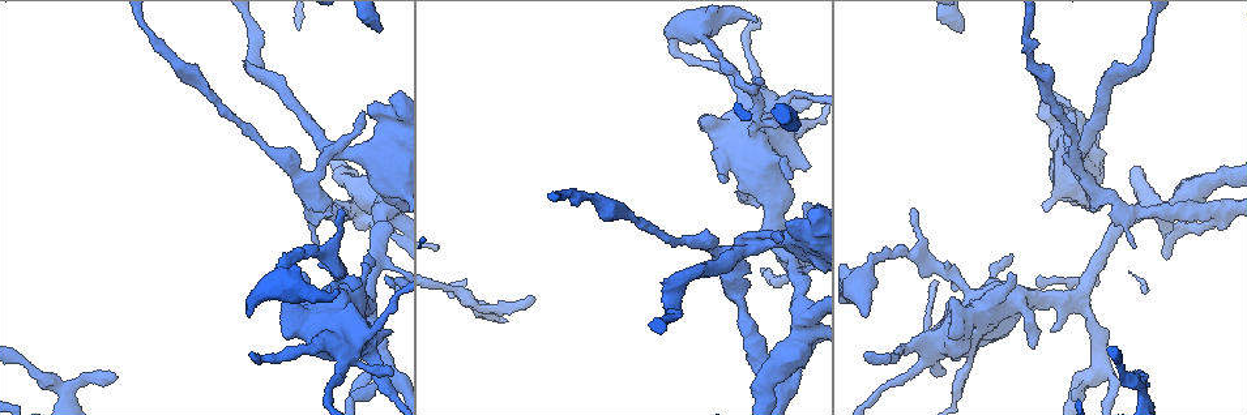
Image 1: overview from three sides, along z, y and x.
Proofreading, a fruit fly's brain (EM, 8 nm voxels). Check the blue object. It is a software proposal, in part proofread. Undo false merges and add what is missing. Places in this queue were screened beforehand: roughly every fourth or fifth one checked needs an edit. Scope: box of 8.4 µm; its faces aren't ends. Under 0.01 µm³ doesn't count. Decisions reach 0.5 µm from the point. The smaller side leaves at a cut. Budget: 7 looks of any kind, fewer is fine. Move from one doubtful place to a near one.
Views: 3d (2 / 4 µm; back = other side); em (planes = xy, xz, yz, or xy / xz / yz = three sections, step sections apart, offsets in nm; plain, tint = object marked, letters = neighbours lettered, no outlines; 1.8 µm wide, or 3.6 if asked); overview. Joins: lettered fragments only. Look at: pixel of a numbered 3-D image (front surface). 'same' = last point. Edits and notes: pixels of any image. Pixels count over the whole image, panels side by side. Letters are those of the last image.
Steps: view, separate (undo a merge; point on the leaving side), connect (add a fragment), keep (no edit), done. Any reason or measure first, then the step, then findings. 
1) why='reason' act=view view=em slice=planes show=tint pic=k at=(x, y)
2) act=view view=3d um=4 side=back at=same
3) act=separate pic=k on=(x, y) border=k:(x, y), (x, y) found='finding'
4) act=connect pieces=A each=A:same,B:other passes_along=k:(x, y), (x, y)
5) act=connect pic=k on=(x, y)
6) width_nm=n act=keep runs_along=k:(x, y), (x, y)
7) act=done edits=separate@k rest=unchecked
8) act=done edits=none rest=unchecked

act=view view=3d um=2 pic=1 at=(860, 315)

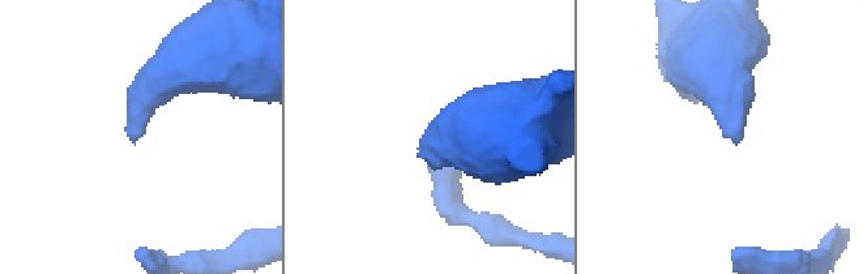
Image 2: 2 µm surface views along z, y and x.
act=view view=em slice=planes show=letters pic=2 at=(134, 142)

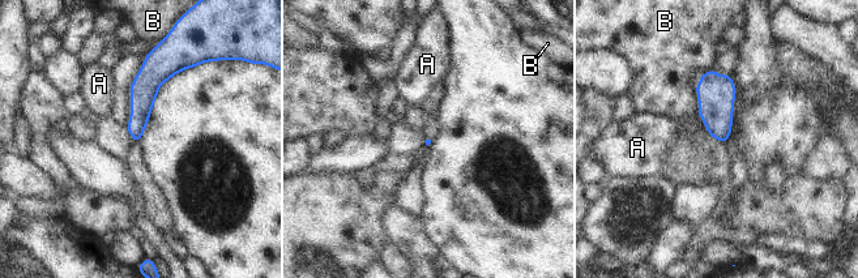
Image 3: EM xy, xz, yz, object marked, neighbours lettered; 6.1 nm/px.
act=keep each=A:other,B:other border=3:(713, 67), (696, 85), (696, 114) found='no lettered fragment goes on from it'

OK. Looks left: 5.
why='stops while still wide' act=view view=em slice=planes show=plain pic=1 at=(807, 161)

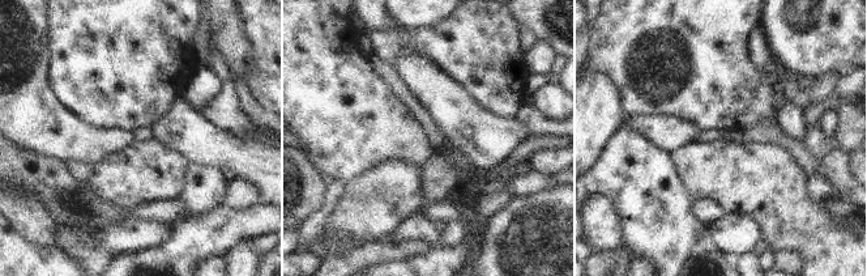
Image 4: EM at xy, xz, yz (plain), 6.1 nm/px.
act=view view=em slice=planes show=letters at=same

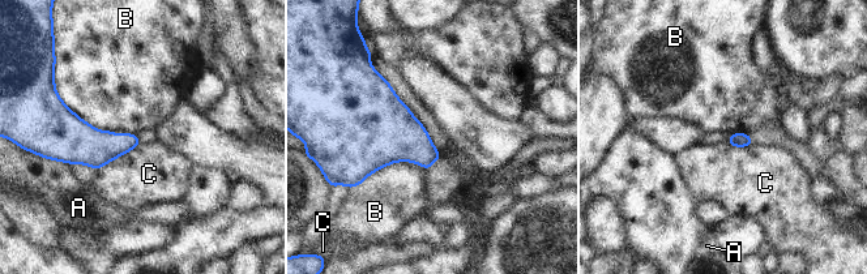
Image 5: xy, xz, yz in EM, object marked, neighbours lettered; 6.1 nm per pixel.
longest_contact=B:550nm act=keep each=A:other,B:other,C:other found='no lettered fragment goes on from it'

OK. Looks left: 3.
why='four arms meet' act=view view=em slice=planes show=letters pic=1 at=(748, 247)

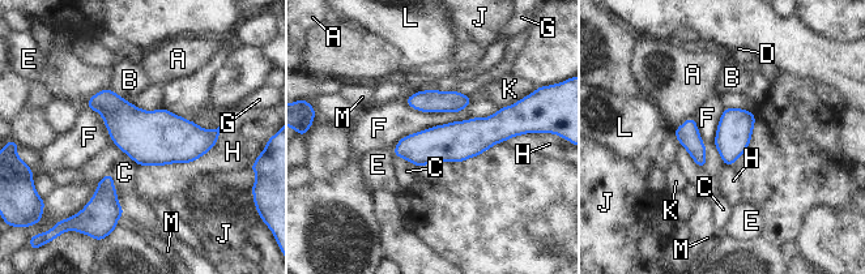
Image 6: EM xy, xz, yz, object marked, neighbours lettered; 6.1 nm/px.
act=keep each=A:other,B:other,C:other,D:other,E:other,F:other,G:other,H:other,J:other,K:other,L:other,M:other border=6:(473, 118), (405, 135), (392, 150) found='one neuron here'

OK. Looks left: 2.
act=done edits=none rest=unchecked

